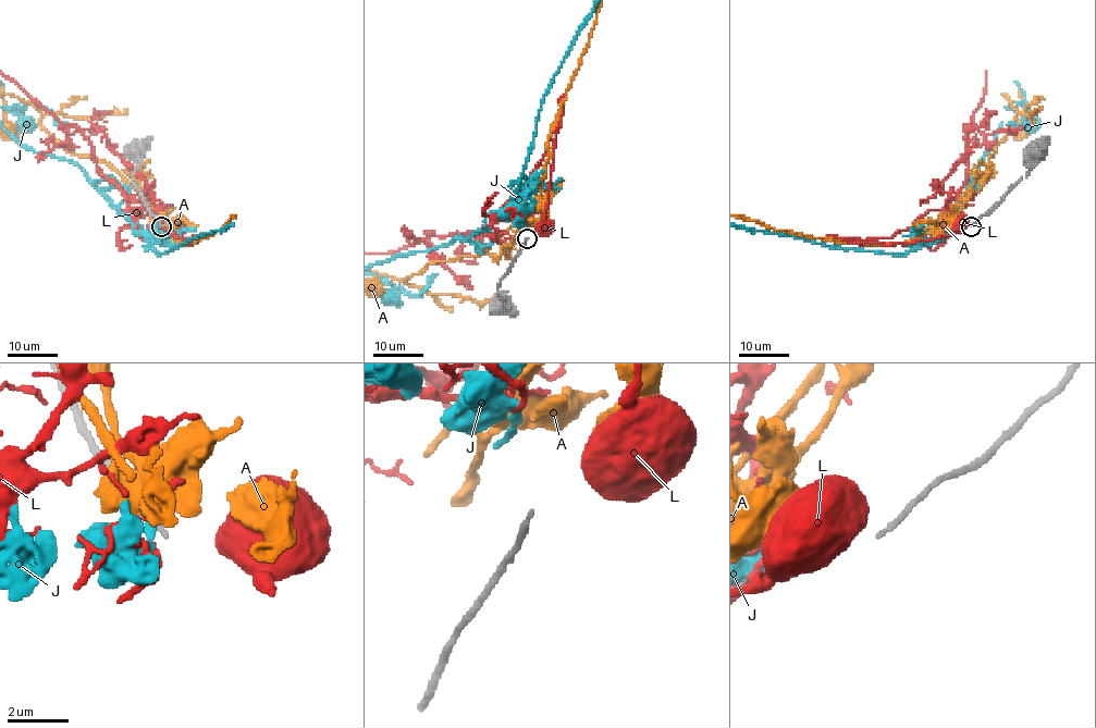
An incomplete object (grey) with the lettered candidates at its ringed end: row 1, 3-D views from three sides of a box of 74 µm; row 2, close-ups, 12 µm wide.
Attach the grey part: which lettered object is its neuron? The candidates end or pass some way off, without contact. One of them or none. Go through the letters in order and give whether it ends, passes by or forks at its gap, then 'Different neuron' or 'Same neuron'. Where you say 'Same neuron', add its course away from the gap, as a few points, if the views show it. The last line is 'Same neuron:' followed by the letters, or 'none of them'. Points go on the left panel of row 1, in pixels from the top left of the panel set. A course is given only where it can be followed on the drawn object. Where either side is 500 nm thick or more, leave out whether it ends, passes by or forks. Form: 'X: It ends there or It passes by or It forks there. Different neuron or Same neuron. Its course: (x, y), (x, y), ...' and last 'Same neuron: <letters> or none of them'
A: Different neuron
J: It ends there. Different neuron
L: Different neuron
Same neuron: none of them

